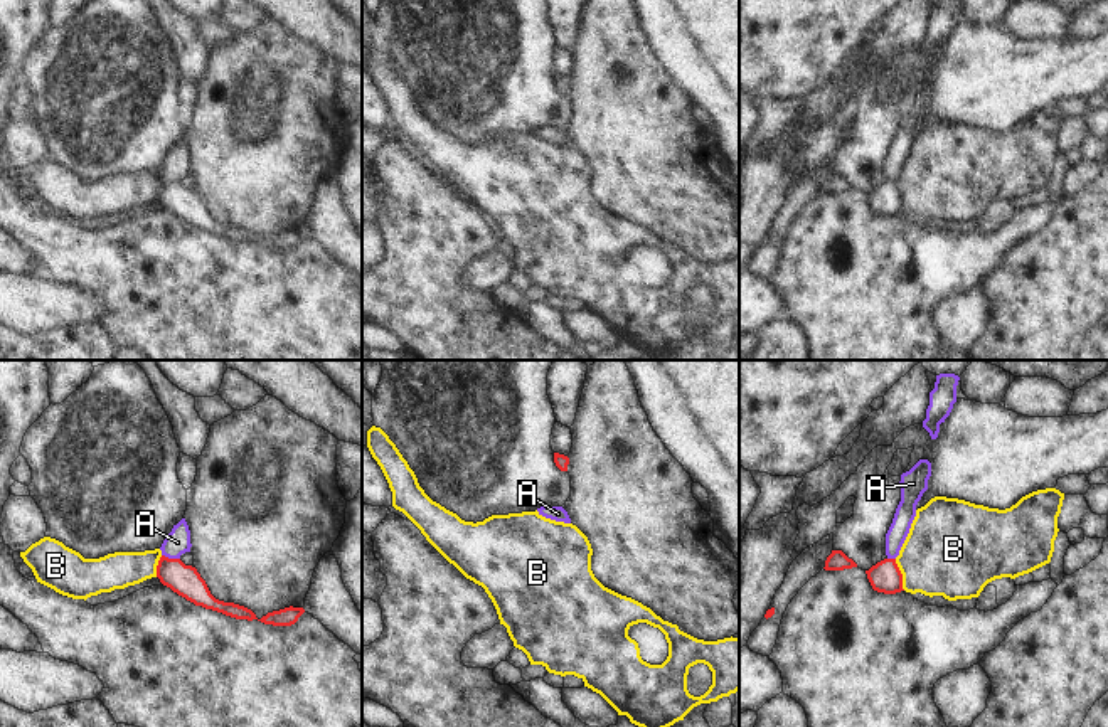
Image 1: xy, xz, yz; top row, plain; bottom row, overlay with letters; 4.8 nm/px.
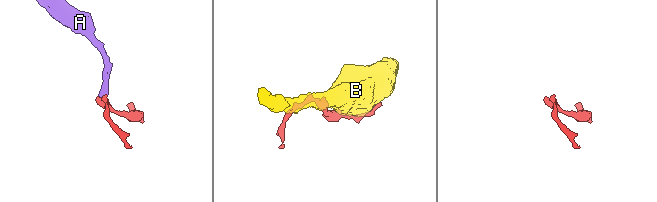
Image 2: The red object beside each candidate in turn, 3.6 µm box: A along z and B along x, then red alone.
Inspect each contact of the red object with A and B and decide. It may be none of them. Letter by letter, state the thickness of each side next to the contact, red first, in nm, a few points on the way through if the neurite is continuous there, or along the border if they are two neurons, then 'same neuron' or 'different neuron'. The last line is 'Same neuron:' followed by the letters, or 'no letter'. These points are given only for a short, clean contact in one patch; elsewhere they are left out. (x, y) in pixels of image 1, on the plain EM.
A: 150/120 nm | across xy (186, 204), (170, 182), (170, 174), (177, 165) | same neuron
B: 150/420 nm | different neuron
Same neuron: A

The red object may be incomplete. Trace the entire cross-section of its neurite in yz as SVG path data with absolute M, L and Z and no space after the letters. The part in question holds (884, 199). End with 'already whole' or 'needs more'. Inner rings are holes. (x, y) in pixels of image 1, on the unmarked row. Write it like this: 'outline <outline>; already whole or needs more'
outline M919 82L909 94L901 98L901 125L896 131L892 146L886 157L886 182L866 194L874 214L896 217L903 212L903 197L896 187L896 180L909 157L916 140L916 128L928 113L931 99L931 86Z; needs more

